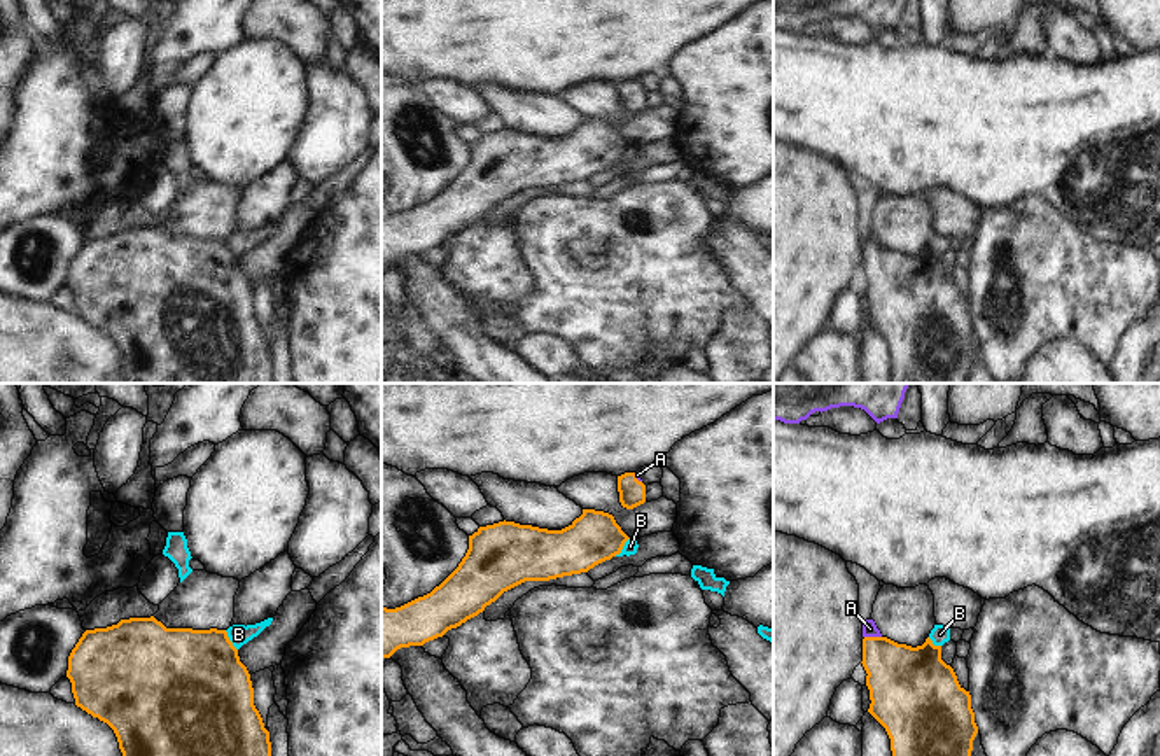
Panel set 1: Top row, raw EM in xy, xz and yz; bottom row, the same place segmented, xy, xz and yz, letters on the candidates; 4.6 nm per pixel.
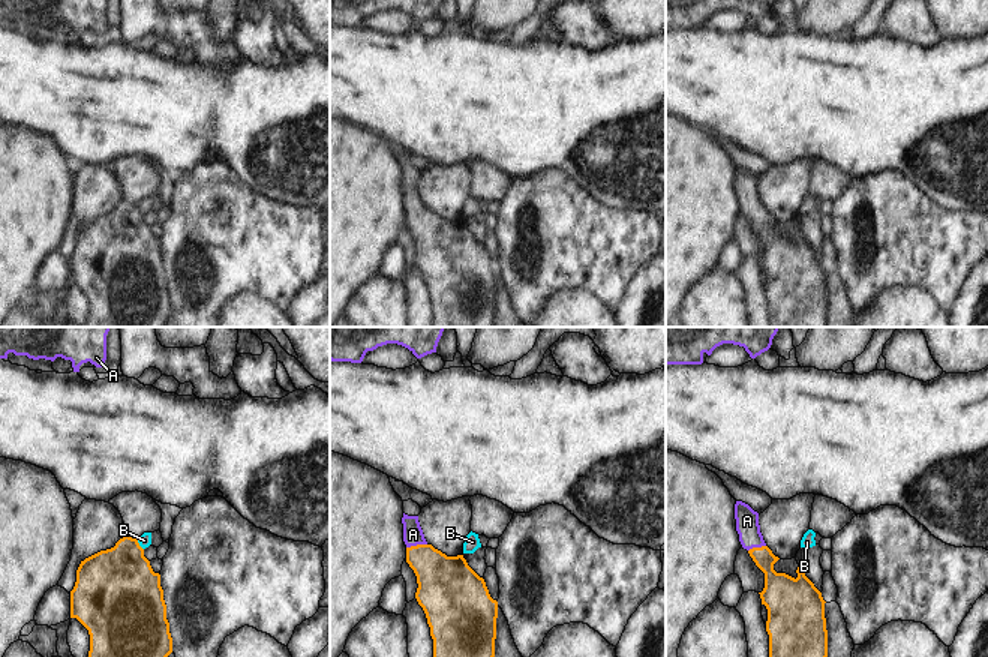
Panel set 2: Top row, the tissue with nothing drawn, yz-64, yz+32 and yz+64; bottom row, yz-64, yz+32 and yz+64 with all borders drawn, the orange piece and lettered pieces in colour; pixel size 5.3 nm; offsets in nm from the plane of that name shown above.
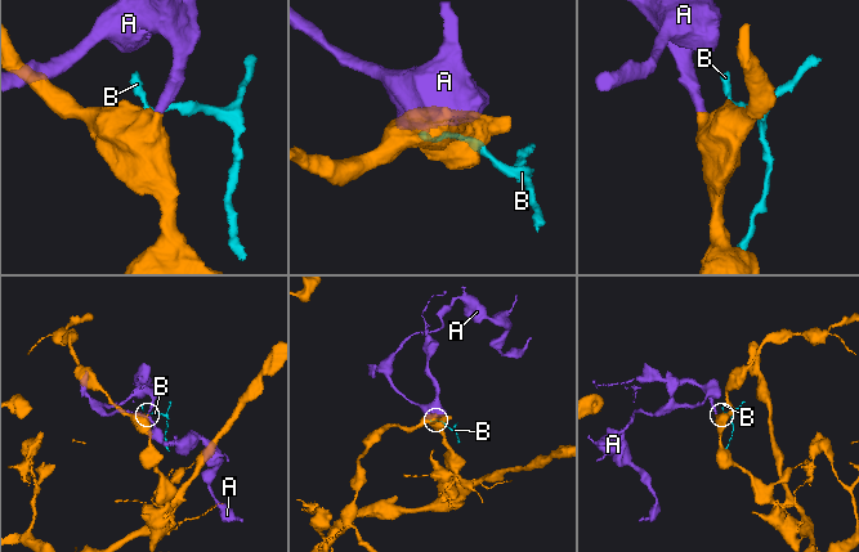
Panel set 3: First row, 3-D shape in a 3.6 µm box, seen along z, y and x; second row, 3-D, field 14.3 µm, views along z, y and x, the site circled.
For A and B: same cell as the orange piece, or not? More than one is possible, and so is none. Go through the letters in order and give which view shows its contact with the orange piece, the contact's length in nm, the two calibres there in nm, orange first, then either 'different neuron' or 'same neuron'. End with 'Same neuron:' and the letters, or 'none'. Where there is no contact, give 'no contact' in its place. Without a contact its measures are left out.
A: meets orange in yz; contact 80 nm long; 320 nm thick on the orange side, 70 nm on the other; same neuron
B: meets orange in xy; contact 110 nm long; 480 nm thick on the orange side, 100 nm on the other; different neuron
Same neuron: A

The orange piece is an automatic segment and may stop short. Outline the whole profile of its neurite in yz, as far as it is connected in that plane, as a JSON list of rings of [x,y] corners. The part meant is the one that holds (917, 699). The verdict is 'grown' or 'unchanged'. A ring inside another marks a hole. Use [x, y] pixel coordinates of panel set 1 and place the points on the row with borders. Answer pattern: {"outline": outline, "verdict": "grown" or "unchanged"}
{"outline": [[[873,620],[863,623],[863,667],[870,690],[868,712],[885,728],[891,738],[892,756],[971,756],[978,733],[971,695],[966,691],[950,665],[941,660],[941,646],[927,637],[922,646],[898,644],[880,634]]], "verdict": "grown"}

